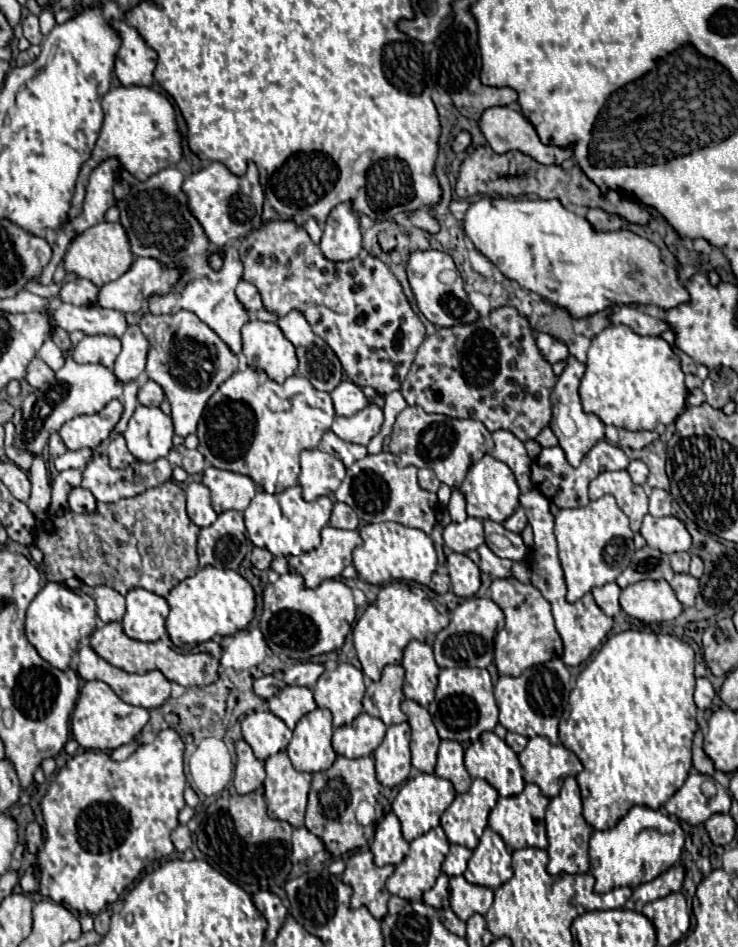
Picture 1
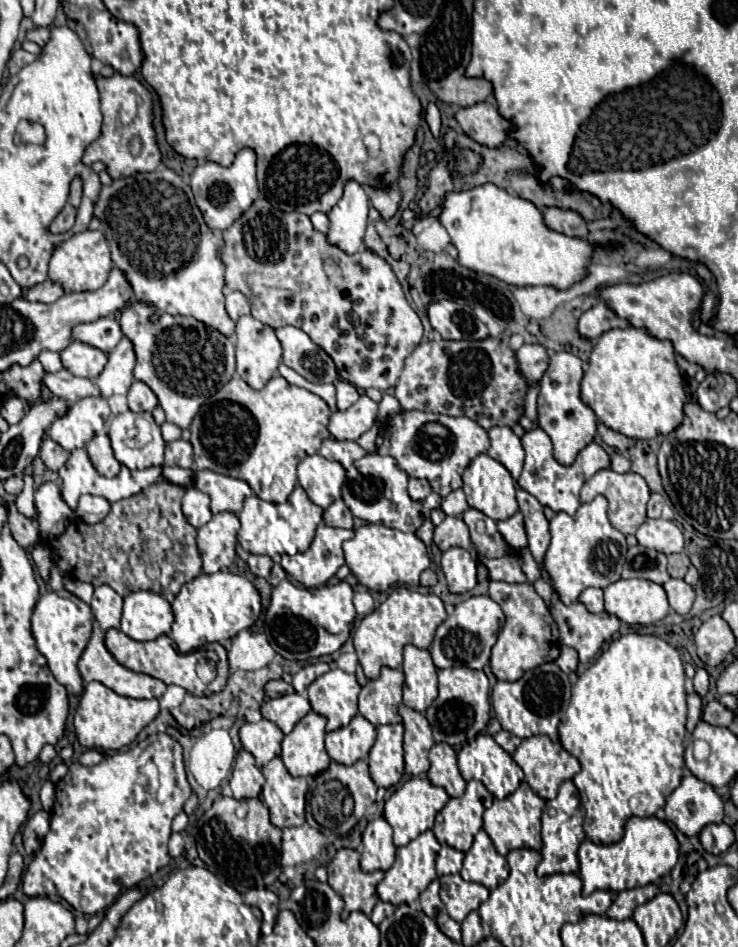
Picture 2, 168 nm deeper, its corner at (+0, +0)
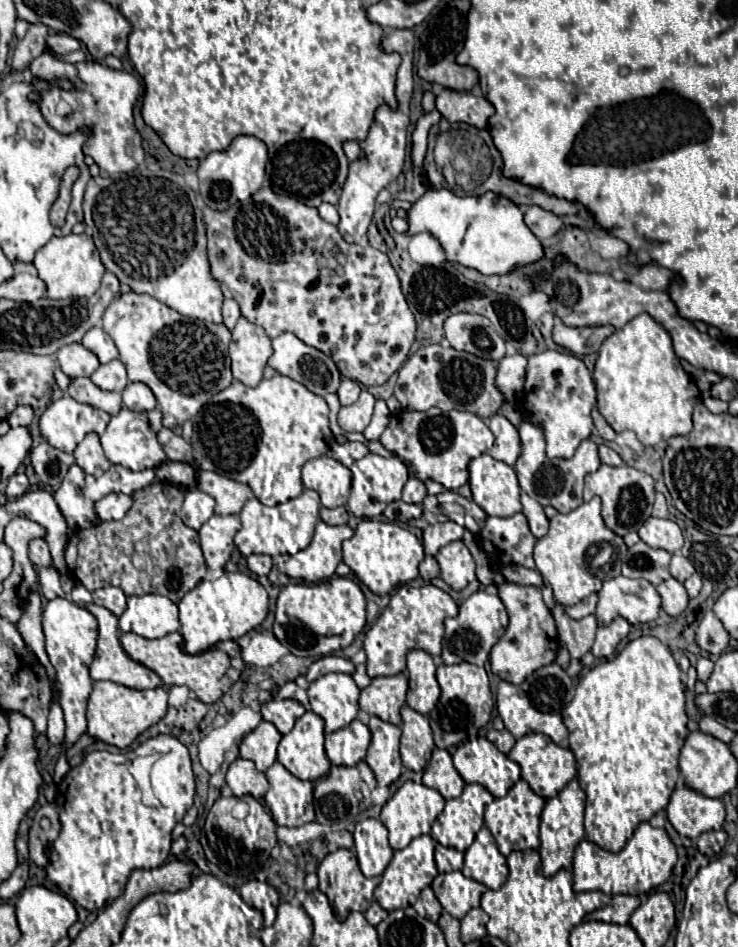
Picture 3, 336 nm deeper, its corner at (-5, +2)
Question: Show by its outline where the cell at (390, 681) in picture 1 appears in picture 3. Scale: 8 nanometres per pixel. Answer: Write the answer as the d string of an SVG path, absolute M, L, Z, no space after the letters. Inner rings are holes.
M407 674L395 676L379 676L373 678L371 684L361 690L359 708L369 716L377 716L391 724L401 724L401 706L405 704L407 696Z

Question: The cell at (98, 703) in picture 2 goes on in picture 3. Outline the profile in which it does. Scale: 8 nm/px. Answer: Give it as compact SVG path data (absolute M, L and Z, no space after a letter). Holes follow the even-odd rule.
M93 682L93 692L87 706L87 734L113 744L117 748L127 748L141 732L157 724L167 714L167 692L165 688L153 690L131 690L115 682Z

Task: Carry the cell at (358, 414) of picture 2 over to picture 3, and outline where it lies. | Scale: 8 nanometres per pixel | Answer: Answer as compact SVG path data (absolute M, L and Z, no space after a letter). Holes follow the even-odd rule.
M363 390L355 404L341 406L341 410L339 410L339 426L345 432L363 432L371 422L373 408L375 408L375 396L369 394L367 390Z

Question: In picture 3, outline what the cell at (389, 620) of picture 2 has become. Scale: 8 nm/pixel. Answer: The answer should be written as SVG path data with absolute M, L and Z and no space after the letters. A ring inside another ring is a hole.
M401 586L391 596L389 606L381 612L377 622L367 630L363 648L367 652L367 674L375 676L395 676L405 670L405 654L411 648L421 648L433 658L441 656L441 640L443 640L443 620L447 618L447 610L457 610L451 596L435 586L411 588Z

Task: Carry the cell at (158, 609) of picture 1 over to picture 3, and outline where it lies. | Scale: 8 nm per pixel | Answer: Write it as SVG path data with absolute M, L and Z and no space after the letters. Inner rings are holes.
M161 594L129 596L127 610L119 618L119 628L143 638L163 638L179 630L177 604Z

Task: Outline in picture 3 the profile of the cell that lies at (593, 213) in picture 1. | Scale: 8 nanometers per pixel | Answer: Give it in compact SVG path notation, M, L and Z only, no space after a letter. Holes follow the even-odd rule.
M531 206L525 210L525 224L531 228L531 232L545 240L553 234L557 234L559 230L563 230L565 220L561 216L553 216L553 212L545 212L543 208Z

